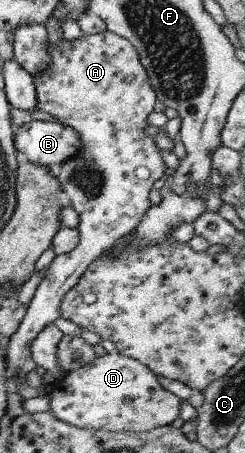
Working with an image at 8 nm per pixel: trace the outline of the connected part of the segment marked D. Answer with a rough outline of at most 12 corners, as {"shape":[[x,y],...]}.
{"shape":[[115,351],[54,381],[49,412],[81,429],[143,433],[181,399]]}

